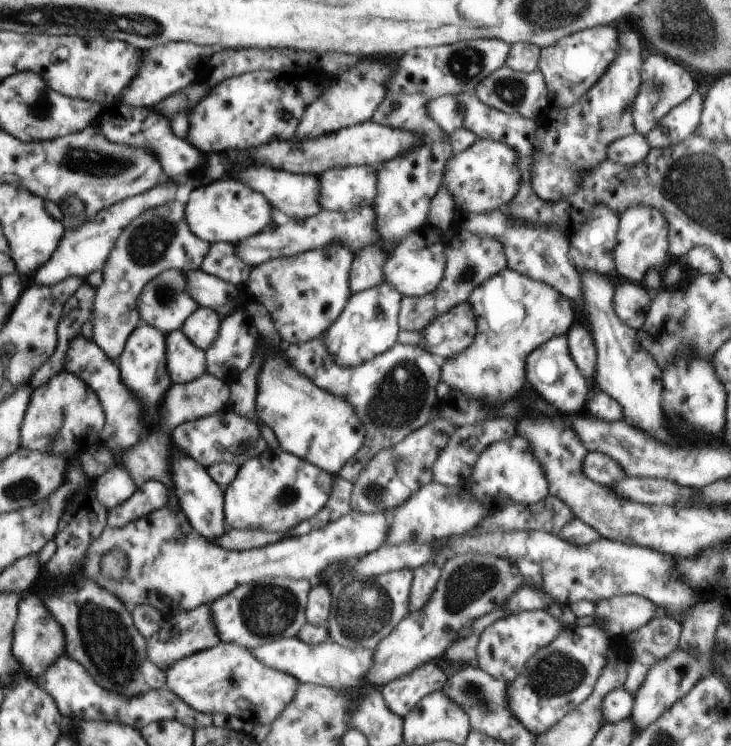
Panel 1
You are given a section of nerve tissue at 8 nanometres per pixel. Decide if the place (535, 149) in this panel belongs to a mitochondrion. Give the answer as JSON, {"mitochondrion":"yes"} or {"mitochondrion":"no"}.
{"mitochondrion":"no"}

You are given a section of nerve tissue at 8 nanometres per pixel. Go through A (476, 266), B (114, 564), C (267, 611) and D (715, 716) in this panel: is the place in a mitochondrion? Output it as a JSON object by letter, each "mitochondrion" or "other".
{"A":"mitochondrion","B":"mitochondrion","C":"mitochondrion","D":"other"}

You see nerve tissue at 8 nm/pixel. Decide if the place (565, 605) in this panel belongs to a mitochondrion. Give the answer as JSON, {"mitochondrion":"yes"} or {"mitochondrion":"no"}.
{"mitochondrion":"no"}

